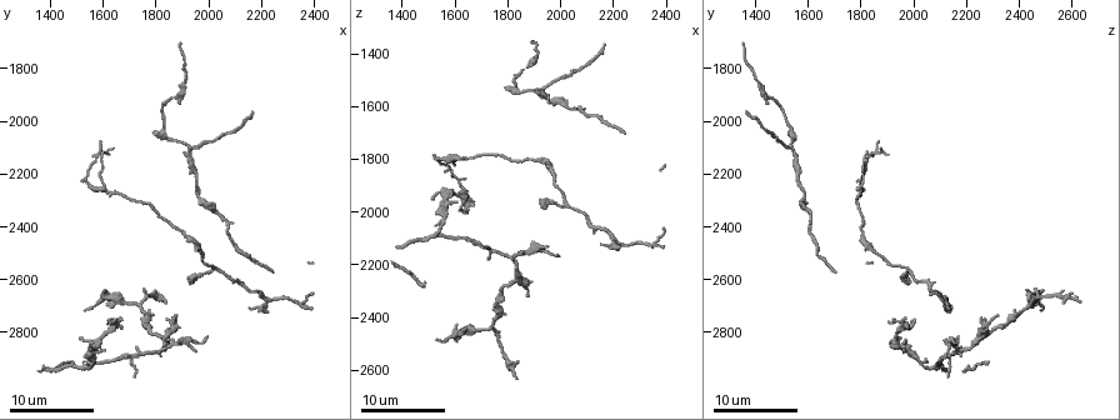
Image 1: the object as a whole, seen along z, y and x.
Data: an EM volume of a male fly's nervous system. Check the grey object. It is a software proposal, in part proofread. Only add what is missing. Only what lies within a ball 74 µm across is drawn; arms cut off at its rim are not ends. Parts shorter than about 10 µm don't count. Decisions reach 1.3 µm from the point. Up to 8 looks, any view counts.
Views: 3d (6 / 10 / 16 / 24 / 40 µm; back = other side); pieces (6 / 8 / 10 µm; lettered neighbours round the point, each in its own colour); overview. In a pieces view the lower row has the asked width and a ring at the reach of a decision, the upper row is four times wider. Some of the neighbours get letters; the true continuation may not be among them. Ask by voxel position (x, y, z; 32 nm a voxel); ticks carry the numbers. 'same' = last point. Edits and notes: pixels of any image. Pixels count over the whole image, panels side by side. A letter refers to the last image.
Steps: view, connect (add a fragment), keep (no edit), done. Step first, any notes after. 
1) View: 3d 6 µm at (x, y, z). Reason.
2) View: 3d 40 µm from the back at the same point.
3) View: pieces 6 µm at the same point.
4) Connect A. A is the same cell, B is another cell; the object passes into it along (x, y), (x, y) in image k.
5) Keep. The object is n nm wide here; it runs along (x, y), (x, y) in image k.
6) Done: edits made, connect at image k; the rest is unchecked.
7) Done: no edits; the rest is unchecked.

View: 3d 24 µm at (1630, 2100, 1860). An open end.

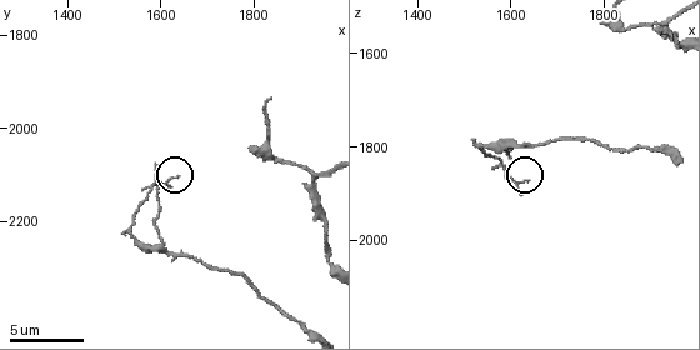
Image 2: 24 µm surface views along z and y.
View: pieces 6 µm at (1640, 2105, 1870).

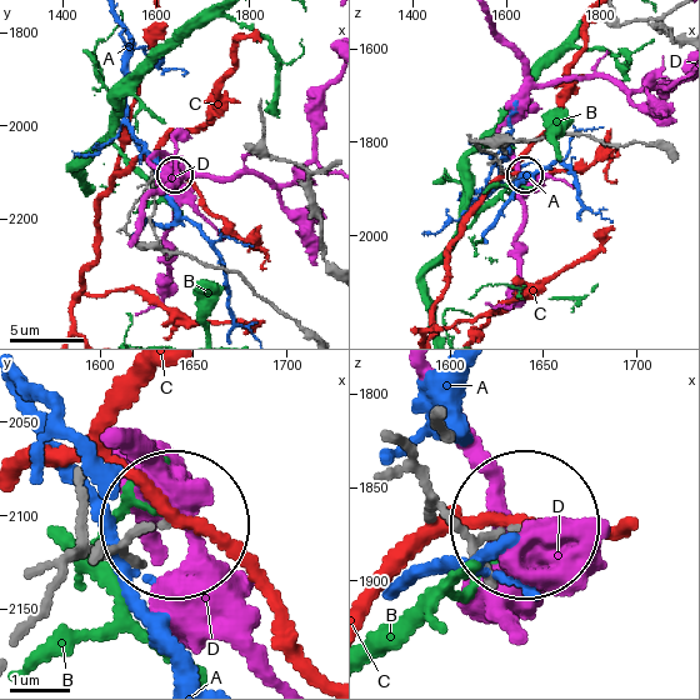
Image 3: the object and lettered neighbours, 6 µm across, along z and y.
Keep. A, B, C and D are other cells; it runs along (59, 575), (174, 515) in image 3; none of them fits.

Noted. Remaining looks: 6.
View: 3d 16 µm at (1880, 2740, 2310). An open end.

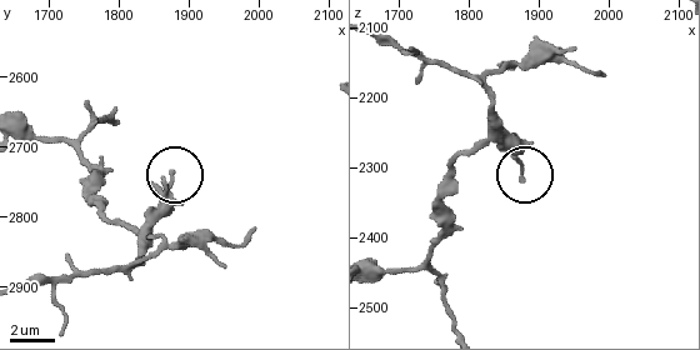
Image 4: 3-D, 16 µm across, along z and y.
View: pieces 10 µm at (1870, 2735, 2315).

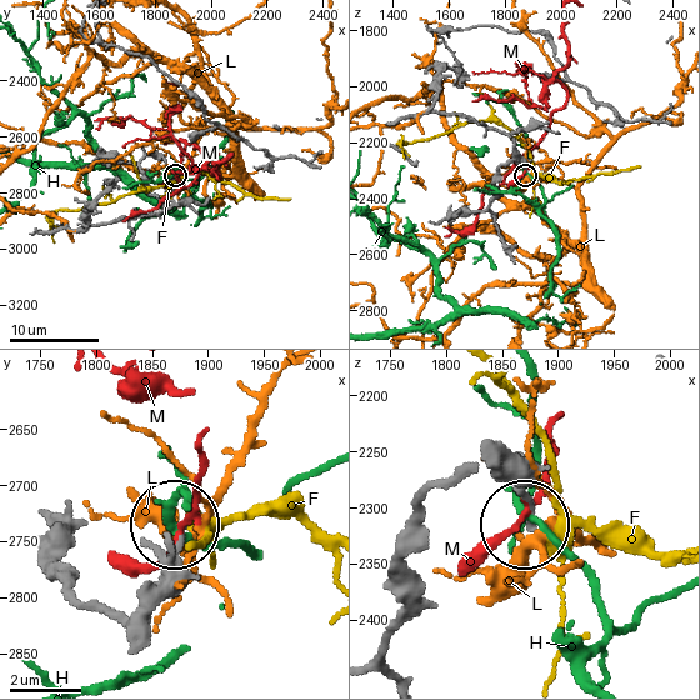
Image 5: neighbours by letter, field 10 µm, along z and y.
Keep. F, H, L and M are other cells; no lettered fragment goes on from it.

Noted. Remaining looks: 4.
View: 3d 24 µm at (1830, 2680, 2630). End of a long branch.

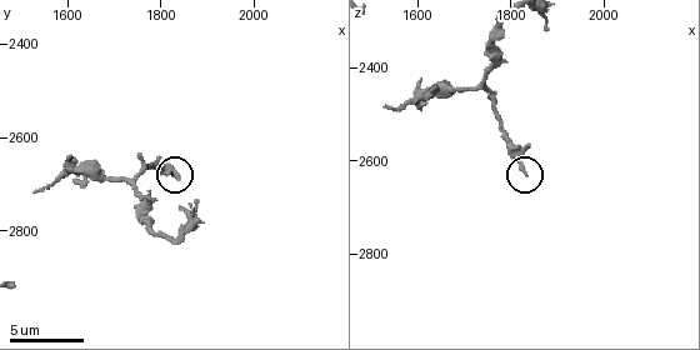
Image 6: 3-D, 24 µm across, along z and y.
View: pieces 10 µm at the same point.

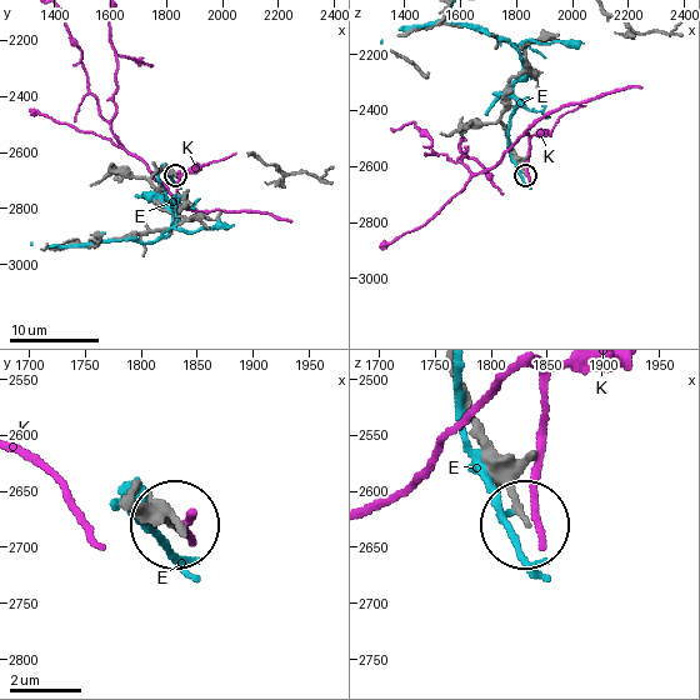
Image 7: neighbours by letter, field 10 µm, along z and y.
Keep. E and K are other cells; it runs along (451, 373), (488, 470), (526, 521) in image 7; no lettered fragment goes on from it.

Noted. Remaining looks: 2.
View: 3d 24 µm at (1930, 2610, 1980). Free end.

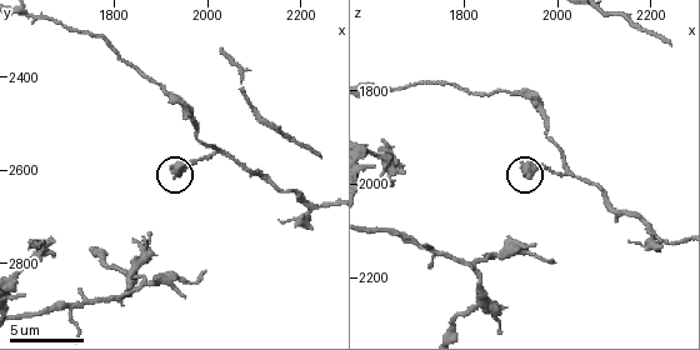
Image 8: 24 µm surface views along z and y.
View: pieces 6 µm at (1935, 2610, 1980).

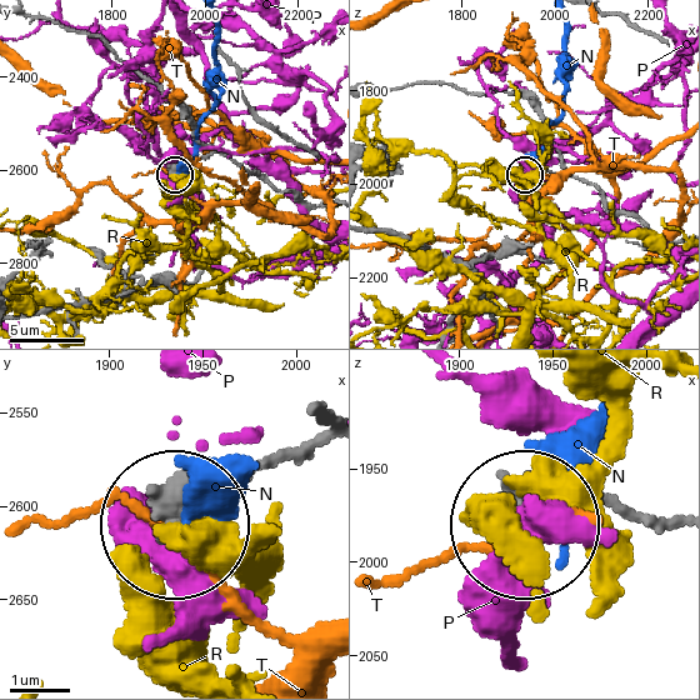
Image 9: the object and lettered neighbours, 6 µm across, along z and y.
Keep. N, P, R and T are other cells; none of them fits.

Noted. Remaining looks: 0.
Done: no edits; the rest is unchecked.

